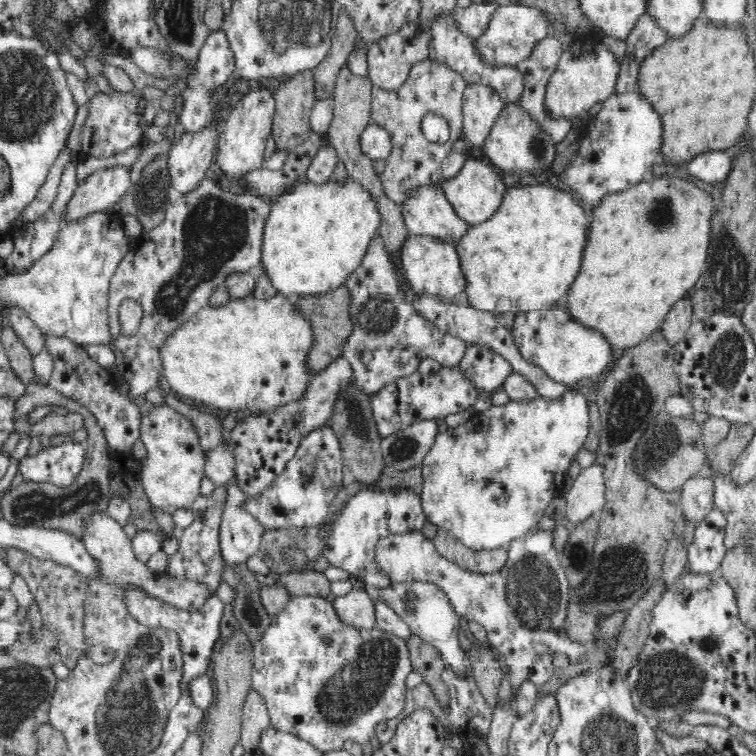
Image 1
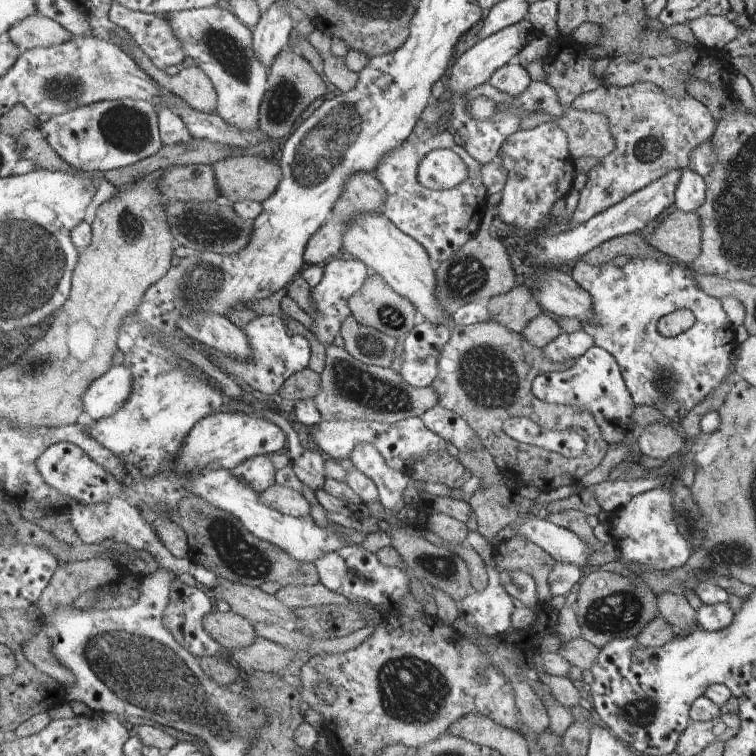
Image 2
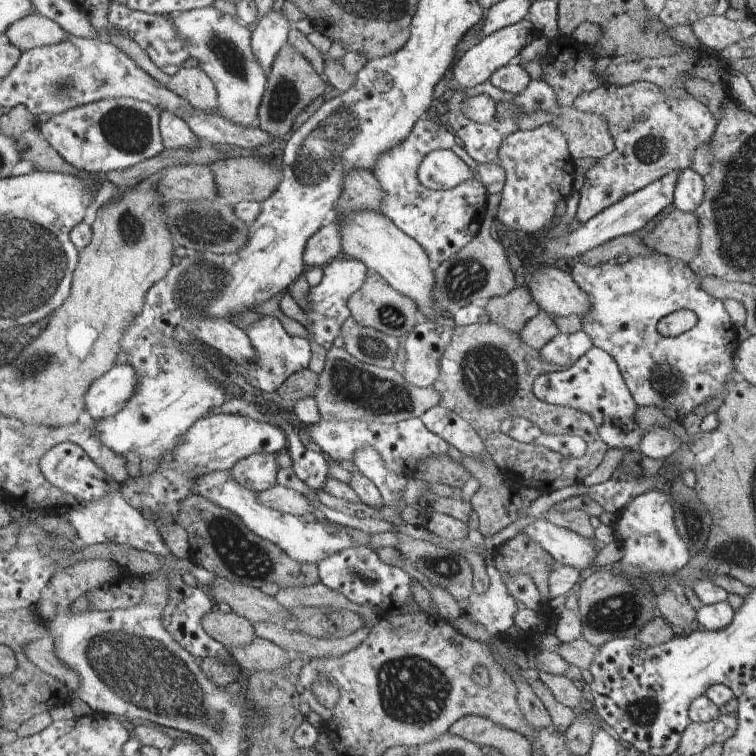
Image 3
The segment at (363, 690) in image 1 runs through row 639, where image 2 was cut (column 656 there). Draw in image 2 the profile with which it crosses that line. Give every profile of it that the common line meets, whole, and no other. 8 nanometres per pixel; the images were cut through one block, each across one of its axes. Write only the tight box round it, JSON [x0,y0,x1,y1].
[572,256,738,413]

